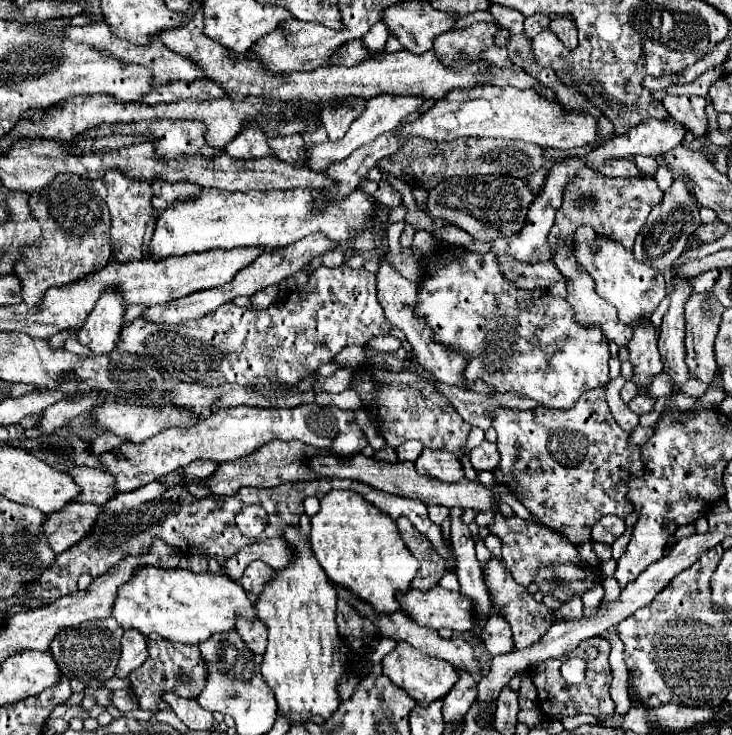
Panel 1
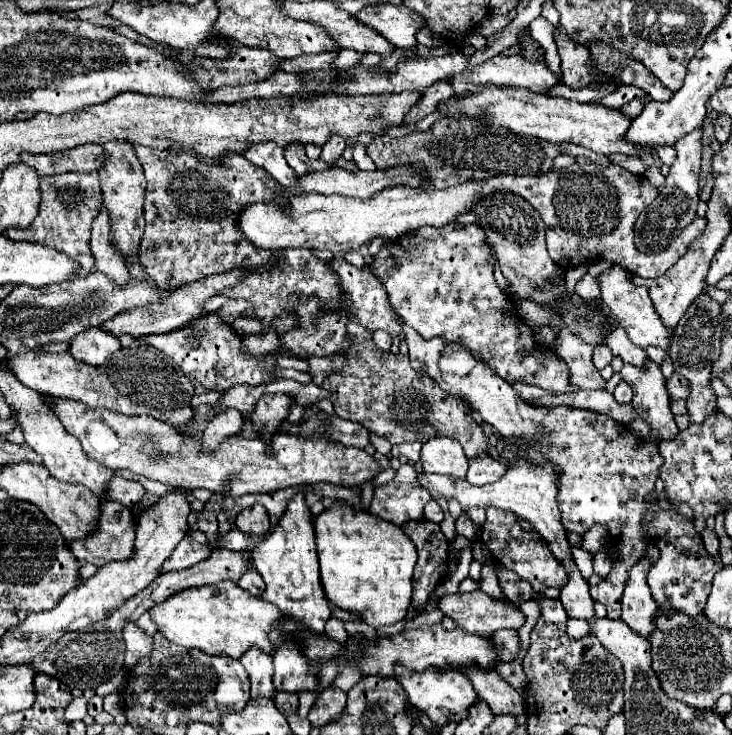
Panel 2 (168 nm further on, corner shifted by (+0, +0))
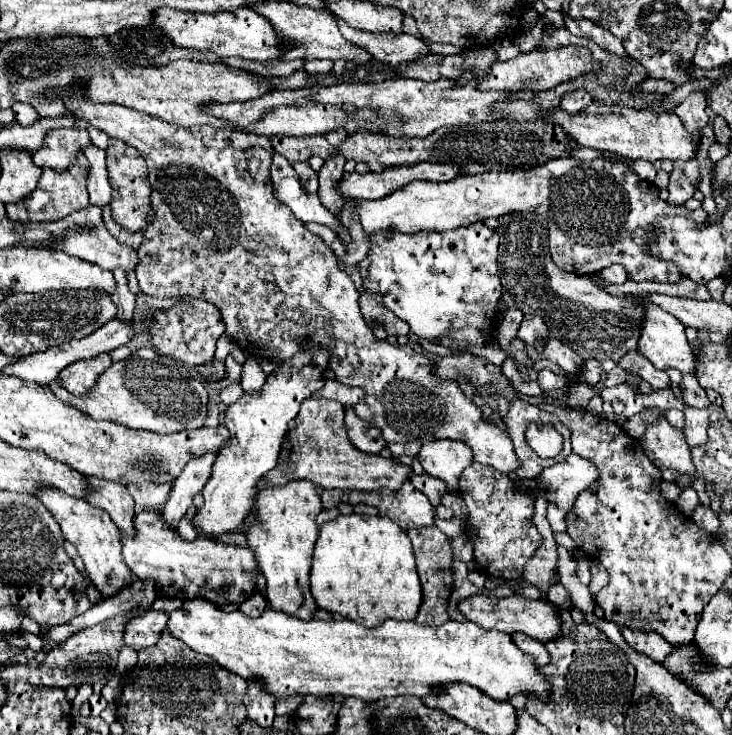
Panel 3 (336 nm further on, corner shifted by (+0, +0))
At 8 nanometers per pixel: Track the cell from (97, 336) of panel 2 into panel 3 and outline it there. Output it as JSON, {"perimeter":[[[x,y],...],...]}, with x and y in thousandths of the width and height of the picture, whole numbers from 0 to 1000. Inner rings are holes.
{"perimeter":[[[138,482],[124,490],[108,490],[92,501],[86,501],[81,506],[78,517],[94,536],[113,539],[113,536],[124,533],[124,525],[130,522],[135,509],[141,509],[141,503],[146,503],[146,498],[152,498],[149,482]]]}

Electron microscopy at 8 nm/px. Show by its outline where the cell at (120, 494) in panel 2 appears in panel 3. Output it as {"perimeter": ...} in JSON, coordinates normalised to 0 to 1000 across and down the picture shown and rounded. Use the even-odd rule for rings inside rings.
{"perimeter":[[[173,659],[176,672],[182,675],[187,691],[217,694],[228,683],[228,672],[234,669],[234,659]]]}

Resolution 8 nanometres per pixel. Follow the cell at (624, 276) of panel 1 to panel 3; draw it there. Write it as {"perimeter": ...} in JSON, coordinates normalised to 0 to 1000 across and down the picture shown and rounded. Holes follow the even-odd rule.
{"perimeter":[[[889,414],[881,416],[881,438],[878,438],[878,452],[870,473],[898,503],[911,503],[922,501],[930,509],[949,509],[949,487],[947,487],[947,473],[939,465],[936,457],[936,444],[919,430],[911,427],[908,422],[900,422],[900,416]]]}

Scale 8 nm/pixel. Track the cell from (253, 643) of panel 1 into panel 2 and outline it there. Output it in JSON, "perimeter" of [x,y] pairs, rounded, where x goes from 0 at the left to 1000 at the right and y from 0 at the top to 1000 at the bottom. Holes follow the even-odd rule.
{"perimeter":[[[351,879],[337,884],[327,901],[335,906],[340,914],[343,925],[343,947],[373,947],[376,933],[373,933],[373,906],[370,906],[370,893],[365,887],[357,887]]]}

